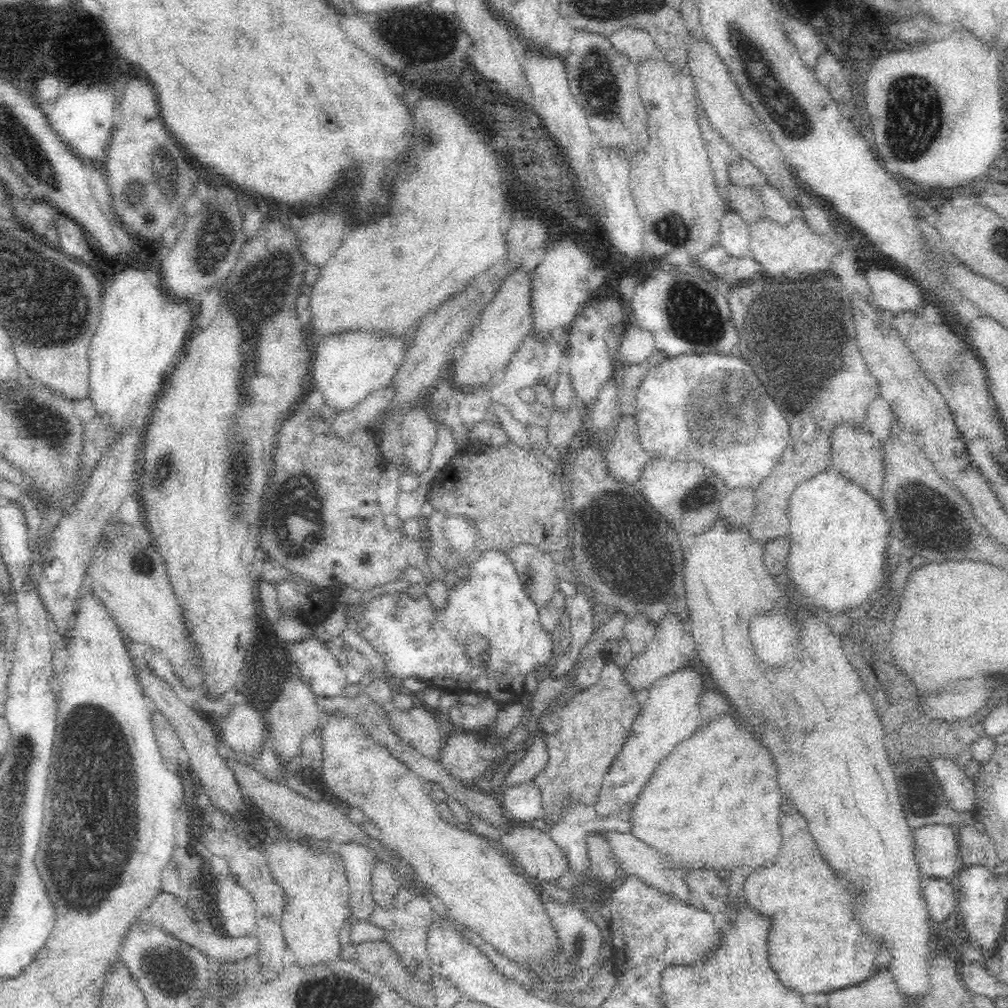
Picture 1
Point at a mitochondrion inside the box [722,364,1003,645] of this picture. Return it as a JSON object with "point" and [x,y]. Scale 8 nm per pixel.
{"point":[931,514]}

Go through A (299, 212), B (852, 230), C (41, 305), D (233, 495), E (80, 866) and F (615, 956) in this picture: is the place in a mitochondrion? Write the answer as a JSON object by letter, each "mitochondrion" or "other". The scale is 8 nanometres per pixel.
{"A":"other","B":"other","C":"mitochondrion","D":"mitochondrion","E":"mitochondrion","F":"other"}

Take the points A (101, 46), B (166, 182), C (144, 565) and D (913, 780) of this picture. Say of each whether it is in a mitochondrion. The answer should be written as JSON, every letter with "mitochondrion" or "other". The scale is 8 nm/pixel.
{"A":"other","B":"mitochondrion","C":"mitochondrion","D":"other"}

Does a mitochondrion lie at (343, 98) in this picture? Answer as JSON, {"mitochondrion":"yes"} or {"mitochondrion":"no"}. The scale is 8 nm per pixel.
{"mitochondrion":"no"}

